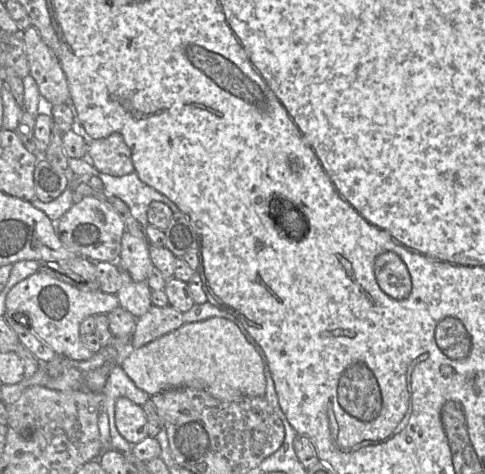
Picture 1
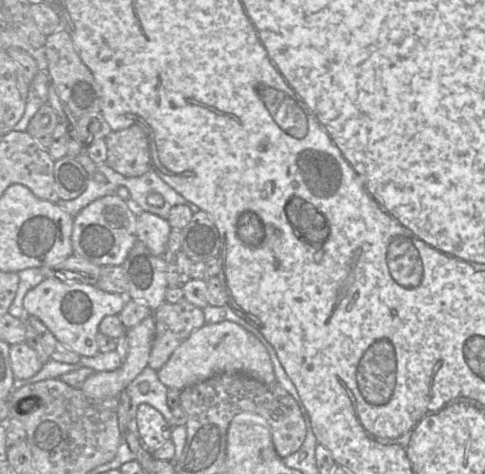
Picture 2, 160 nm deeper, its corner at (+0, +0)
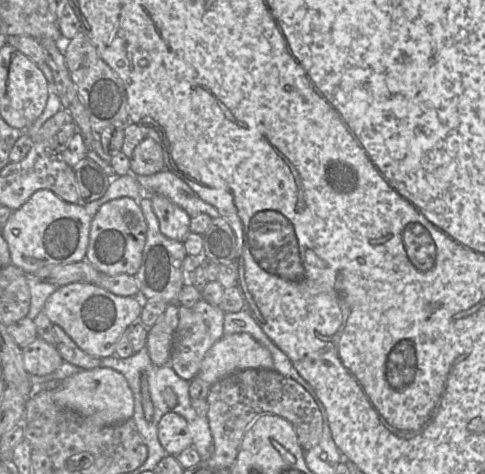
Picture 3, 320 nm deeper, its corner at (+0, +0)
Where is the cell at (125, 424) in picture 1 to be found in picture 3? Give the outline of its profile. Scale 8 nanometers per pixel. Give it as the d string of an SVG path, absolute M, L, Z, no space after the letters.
M169 412L158 423L158 439L168 455L177 456L192 446L189 425L184 417Z

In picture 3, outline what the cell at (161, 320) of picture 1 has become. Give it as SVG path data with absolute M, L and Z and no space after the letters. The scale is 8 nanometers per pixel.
M203 299L192 307L178 306L178 325L166 365L171 367L180 378L188 381L196 378L205 354L224 335L224 315L225 312L218 306L210 305Z

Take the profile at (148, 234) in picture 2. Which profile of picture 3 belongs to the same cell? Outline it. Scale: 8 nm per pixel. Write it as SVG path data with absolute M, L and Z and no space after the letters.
M153 194L151 199L160 232L169 239L183 242L190 232L191 217L189 214L163 195Z

